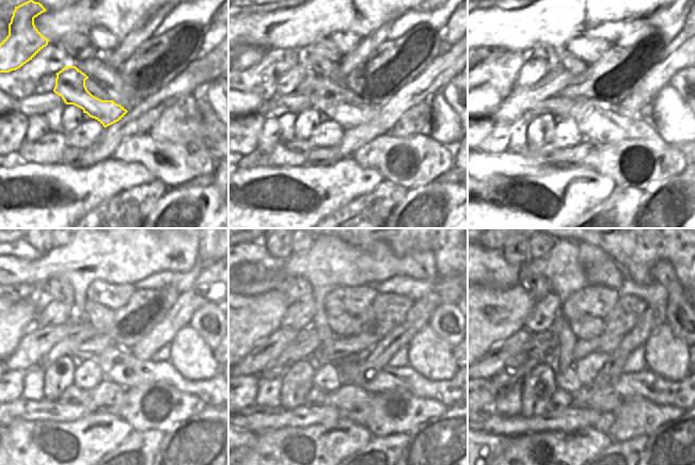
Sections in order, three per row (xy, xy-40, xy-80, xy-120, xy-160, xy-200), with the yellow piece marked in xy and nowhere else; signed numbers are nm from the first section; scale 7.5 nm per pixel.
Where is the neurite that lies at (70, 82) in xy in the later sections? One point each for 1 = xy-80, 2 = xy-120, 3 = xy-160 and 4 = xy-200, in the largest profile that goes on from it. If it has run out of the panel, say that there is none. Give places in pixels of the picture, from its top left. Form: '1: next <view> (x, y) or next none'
1: next xy-80 (600, 124)
2: next xy-120 (119, 364)
3: next xy-160 (445, 391)
4: next xy-200 (684, 394)

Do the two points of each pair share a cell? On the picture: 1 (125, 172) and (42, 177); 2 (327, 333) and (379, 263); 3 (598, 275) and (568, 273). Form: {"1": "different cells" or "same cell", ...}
{"1": "same cell", "2": "same cell", "3": "different cells"}

